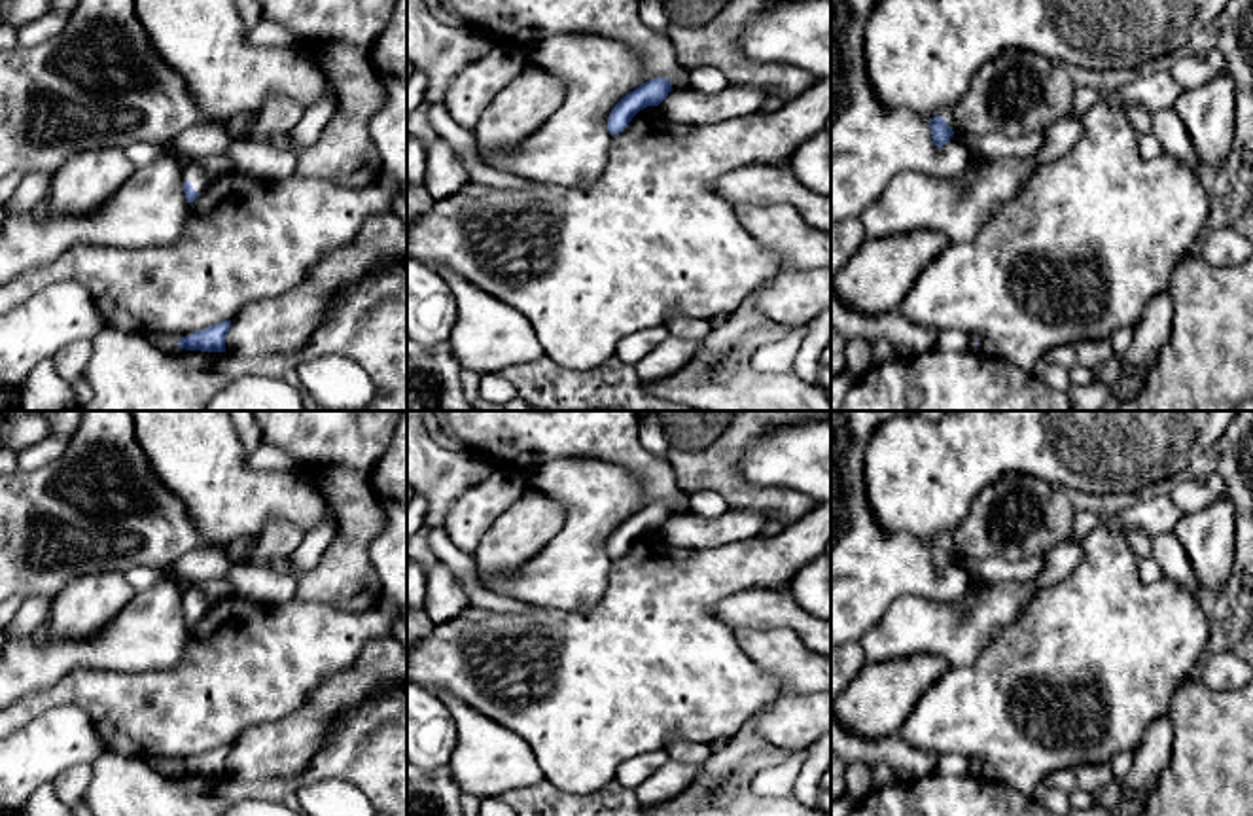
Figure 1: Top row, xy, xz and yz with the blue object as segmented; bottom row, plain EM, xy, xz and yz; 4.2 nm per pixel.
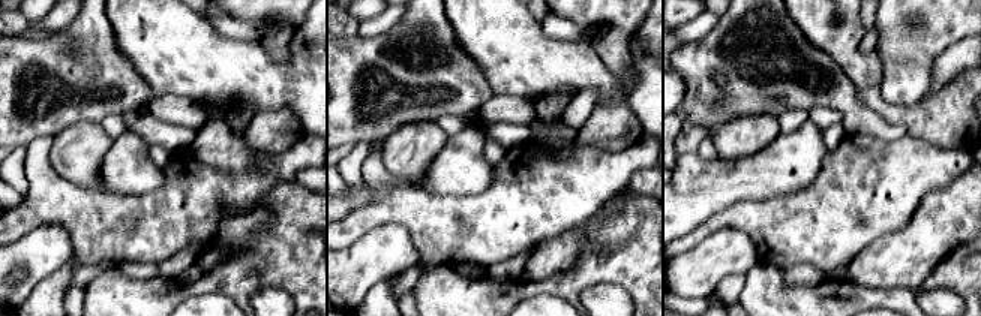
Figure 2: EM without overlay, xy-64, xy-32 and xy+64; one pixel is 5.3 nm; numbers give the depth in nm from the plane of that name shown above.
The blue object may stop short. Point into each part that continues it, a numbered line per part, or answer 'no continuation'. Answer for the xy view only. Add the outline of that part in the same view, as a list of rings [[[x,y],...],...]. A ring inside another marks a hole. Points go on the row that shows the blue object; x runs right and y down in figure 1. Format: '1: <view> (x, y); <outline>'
1: xy (192, 173); [[[195,161],[184,163],[182,182],[189,182],[197,193],[203,193],[206,186],[204,174]]]

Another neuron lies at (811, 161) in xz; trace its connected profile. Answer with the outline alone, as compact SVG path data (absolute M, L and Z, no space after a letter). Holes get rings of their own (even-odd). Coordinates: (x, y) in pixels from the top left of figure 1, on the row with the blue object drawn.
M827 131L801 144L791 155L791 167L801 184L831 195L831 136Z

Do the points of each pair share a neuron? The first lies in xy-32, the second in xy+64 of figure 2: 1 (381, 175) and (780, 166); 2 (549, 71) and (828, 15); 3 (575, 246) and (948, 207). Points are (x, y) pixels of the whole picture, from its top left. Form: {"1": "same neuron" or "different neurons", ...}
{"1": "different neurons", "2": "same neuron", "3": "same neuron"}

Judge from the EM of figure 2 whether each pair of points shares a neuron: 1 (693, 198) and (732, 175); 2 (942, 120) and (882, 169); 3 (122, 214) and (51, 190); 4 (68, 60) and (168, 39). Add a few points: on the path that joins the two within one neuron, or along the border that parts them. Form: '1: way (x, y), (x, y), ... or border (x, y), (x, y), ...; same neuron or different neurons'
1: way (702, 189), (723, 183); same neuron
2: border (908, 134), (942, 147), (954, 149); different neurons
3: way (104, 214), (84, 214), (69, 205); same neuron
4: border (107, 17), (116, 48), (141, 77); different neurons

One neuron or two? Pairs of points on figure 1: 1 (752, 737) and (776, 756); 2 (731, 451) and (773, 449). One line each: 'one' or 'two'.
1: two
2: two

